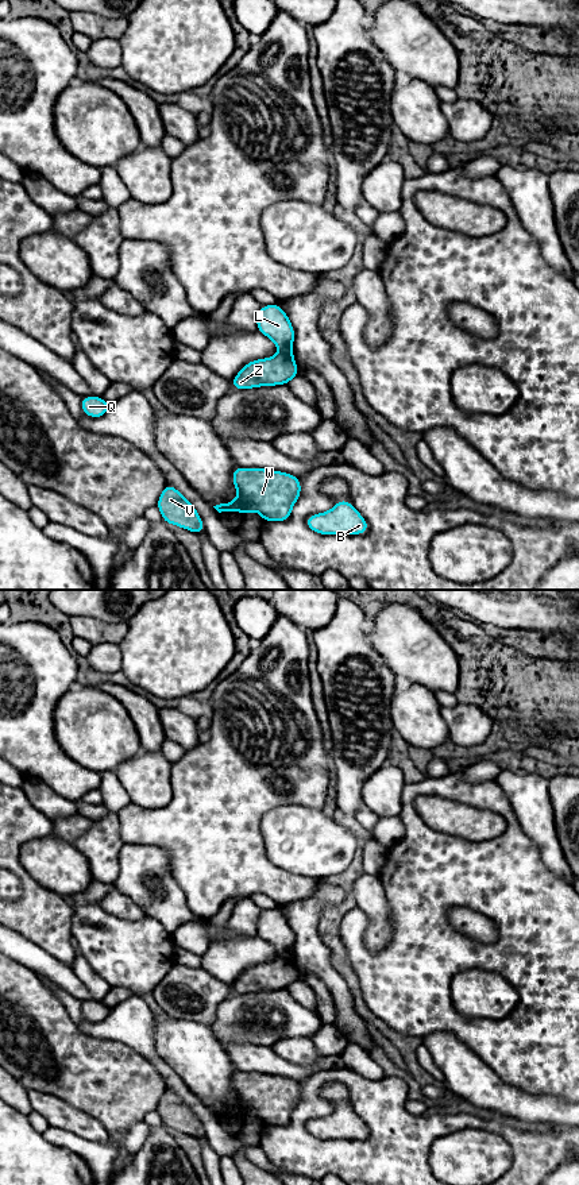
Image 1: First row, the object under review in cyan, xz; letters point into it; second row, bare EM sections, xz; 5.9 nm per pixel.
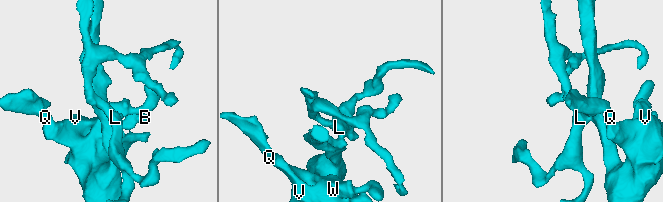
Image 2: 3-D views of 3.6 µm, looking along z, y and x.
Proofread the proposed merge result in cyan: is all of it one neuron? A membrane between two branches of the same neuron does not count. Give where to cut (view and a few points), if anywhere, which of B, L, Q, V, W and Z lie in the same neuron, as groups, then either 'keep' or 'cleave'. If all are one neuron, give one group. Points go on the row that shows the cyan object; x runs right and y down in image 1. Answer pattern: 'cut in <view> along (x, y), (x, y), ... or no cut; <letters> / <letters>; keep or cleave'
cut in xz along (280, 352), (290, 356); B Q V W Z / L; cleave

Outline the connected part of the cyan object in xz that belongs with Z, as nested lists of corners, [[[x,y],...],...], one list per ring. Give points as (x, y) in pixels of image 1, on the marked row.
[[[278,354],[244,364],[231,382],[232,389],[246,390],[259,386],[287,385],[297,375],[298,366],[294,358]]]

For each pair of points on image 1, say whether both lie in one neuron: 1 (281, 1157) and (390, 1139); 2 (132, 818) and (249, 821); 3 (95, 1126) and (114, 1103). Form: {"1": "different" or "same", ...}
{"1": "same", "2": "same", "3": "different"}

